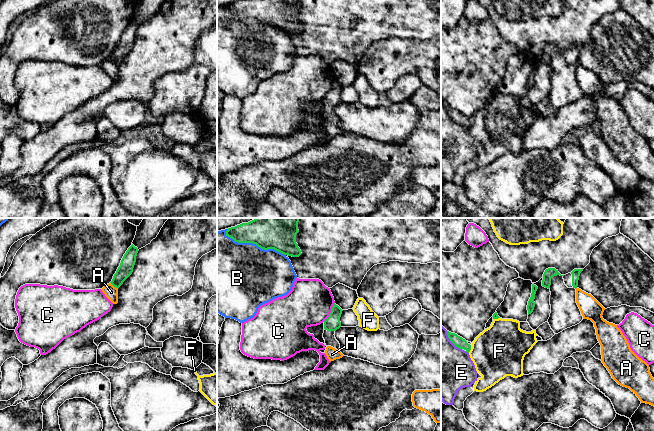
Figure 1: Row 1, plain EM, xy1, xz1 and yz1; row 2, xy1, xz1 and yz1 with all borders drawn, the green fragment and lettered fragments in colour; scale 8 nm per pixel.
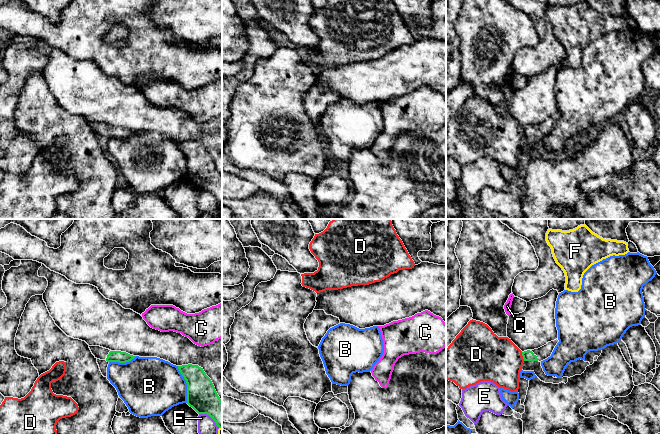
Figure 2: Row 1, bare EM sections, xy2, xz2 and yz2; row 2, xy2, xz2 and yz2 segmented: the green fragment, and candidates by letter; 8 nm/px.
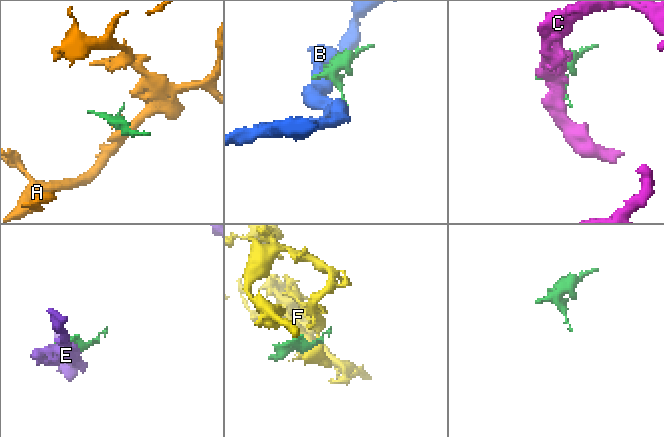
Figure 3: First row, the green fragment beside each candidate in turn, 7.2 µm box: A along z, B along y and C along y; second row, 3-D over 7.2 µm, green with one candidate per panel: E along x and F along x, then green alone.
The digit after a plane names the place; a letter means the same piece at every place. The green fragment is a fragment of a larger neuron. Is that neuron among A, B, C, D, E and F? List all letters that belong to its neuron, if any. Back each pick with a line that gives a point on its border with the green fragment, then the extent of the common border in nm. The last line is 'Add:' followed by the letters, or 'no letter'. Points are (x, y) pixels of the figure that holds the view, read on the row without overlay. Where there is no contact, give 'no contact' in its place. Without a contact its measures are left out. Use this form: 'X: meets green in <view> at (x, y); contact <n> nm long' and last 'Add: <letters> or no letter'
Add: no letter

